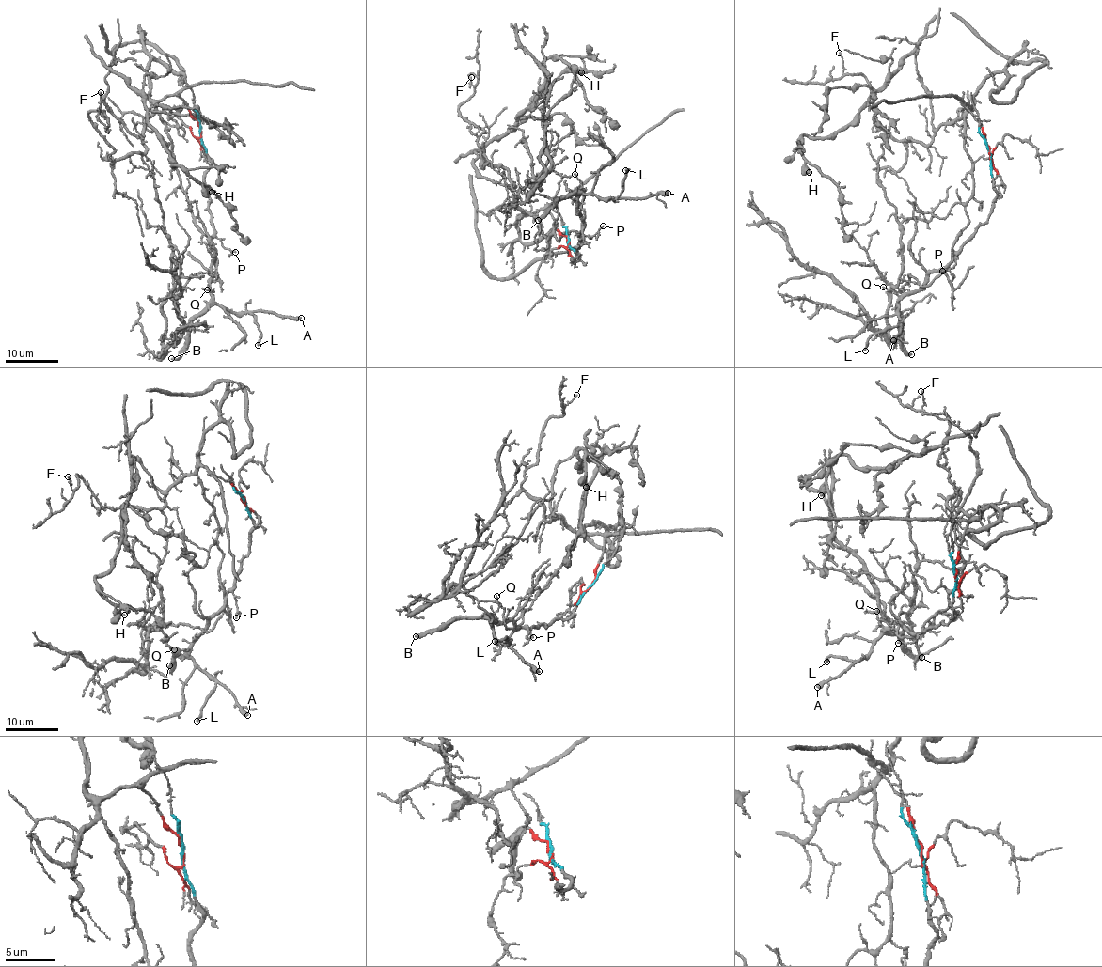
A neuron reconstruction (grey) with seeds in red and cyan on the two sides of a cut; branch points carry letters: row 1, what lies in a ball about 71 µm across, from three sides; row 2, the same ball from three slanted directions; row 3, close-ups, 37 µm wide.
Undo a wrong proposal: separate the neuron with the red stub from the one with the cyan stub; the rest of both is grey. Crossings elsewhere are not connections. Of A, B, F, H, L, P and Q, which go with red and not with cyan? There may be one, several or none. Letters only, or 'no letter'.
F, H

